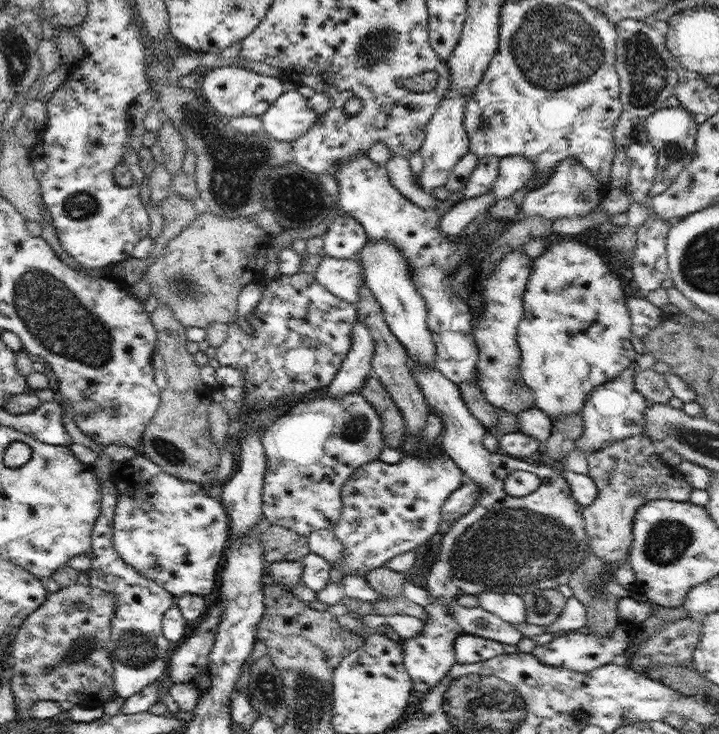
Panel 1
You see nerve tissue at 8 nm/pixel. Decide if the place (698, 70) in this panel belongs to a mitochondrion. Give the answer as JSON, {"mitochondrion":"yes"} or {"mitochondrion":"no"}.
{"mitochondrion":"no"}

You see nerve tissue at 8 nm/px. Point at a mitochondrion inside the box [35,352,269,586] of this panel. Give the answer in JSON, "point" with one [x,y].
{"point":[170,452]}

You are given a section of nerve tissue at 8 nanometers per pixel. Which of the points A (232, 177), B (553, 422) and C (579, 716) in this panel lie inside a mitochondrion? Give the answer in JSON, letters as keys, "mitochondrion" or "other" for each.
{"A":"mitochondrion","B":"other","C":"other"}

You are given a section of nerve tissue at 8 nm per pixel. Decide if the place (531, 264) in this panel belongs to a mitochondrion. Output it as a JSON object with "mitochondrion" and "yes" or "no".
{"mitochondrion":"no"}

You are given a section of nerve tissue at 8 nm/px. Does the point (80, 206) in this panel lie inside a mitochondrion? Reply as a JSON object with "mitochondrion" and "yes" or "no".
{"mitochondrion":"yes"}

